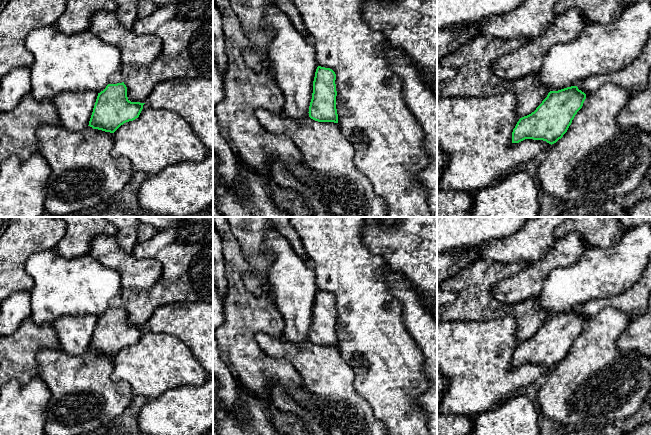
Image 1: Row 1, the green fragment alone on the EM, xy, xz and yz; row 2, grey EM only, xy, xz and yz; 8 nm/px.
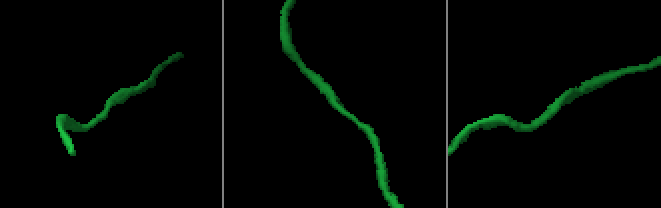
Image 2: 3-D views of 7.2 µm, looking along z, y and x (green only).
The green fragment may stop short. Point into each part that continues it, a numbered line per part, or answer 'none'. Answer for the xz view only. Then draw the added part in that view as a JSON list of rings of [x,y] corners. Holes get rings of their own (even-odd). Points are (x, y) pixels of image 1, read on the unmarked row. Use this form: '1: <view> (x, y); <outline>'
1: xz (325, 375); [[[258,332],[255,339],[260,348],[271,358],[286,360],[299,373],[302,387],[314,397],[314,403],[322,411],[324,425],[329,428],[330,435],[388,435],[387,427],[378,420],[369,402],[359,395],[354,387],[354,372],[342,358],[339,348],[334,346],[318,346],[310,341],[293,344],[285,338],[276,339],[273,336]]]

